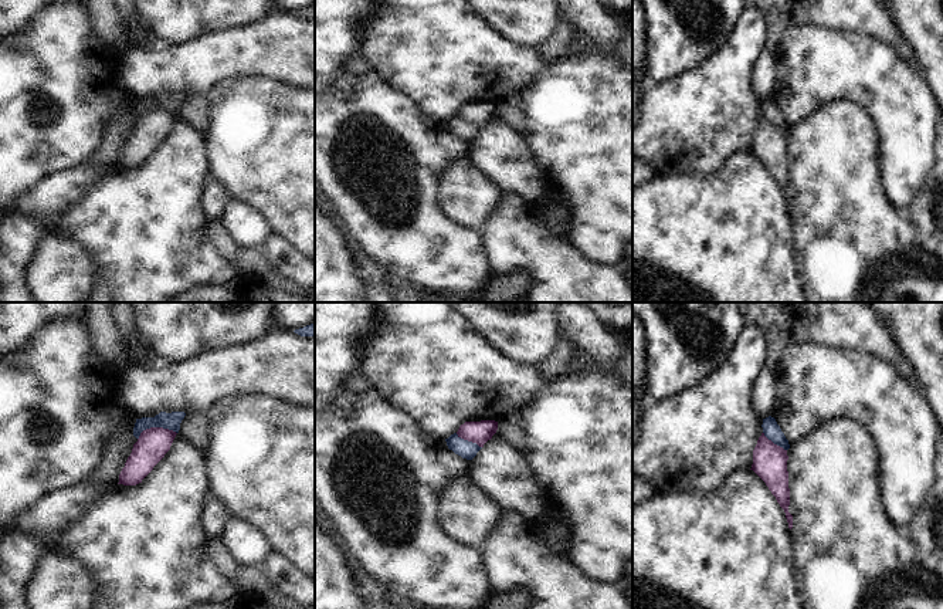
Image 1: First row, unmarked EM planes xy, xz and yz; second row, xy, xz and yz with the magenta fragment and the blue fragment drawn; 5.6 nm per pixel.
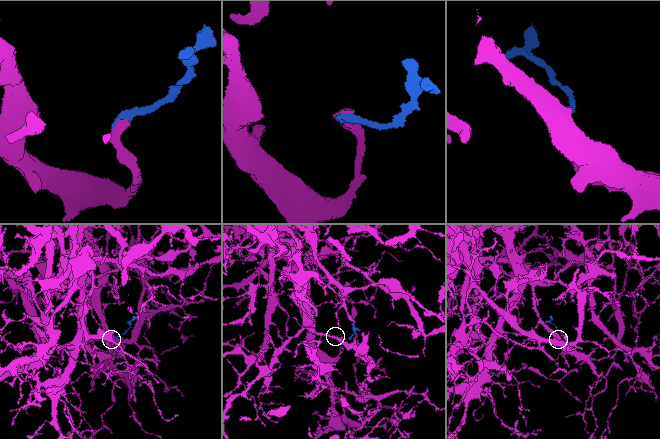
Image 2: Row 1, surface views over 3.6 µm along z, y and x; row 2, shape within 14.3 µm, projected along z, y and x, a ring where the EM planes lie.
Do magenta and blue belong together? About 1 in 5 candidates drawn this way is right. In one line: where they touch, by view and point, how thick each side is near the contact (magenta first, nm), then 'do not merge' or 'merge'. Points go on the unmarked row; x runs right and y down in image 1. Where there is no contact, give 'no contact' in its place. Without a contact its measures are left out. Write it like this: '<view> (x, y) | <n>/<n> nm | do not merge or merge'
xy (155, 110) | 180/100 nm | do not merge

